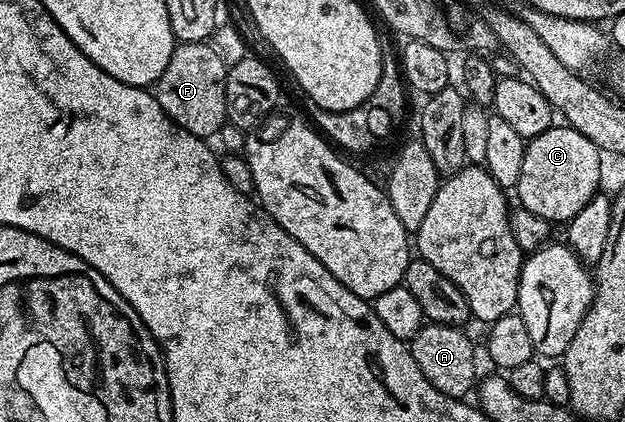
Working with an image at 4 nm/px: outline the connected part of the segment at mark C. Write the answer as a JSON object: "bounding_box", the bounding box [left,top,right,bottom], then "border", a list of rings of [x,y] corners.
{"bounding_box":[515,123,600,223],"border":[[[564,123],[554,124],[552,129],[543,131],[543,135],[528,138],[523,155],[523,171],[519,171],[515,186],[515,194],[521,200],[518,201],[520,208],[531,211],[550,223],[568,223],[599,192],[599,157],[600,149],[595,147],[595,143],[591,143],[591,139],[587,139],[587,135],[579,135],[579,131]]]}

